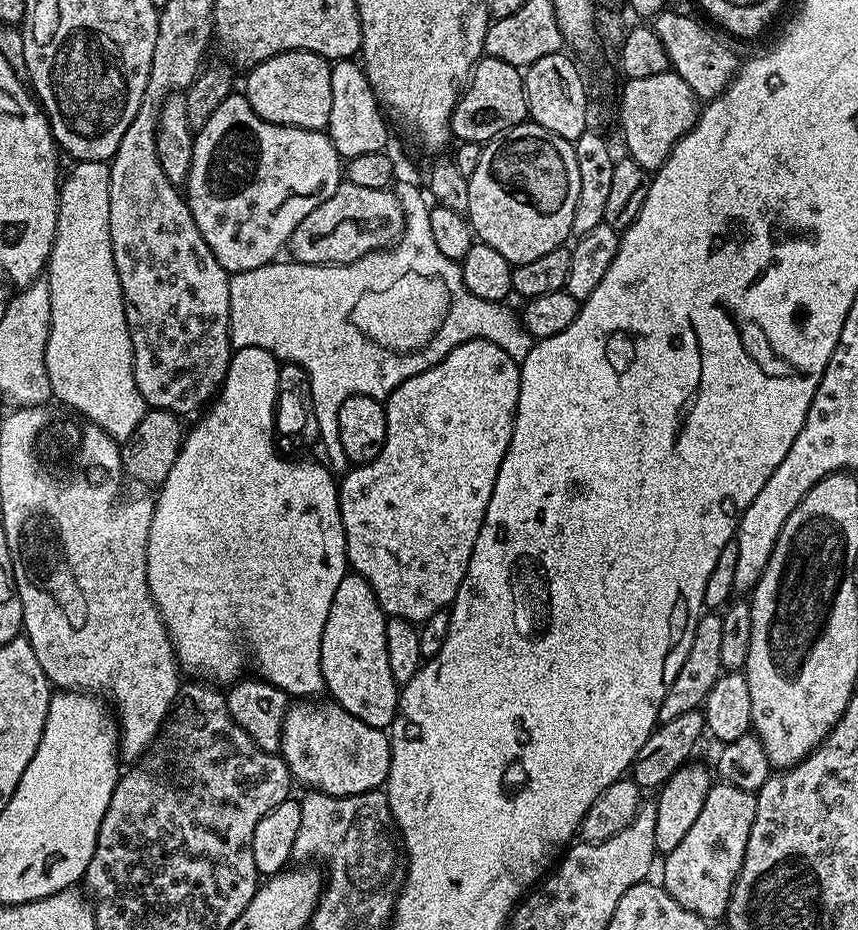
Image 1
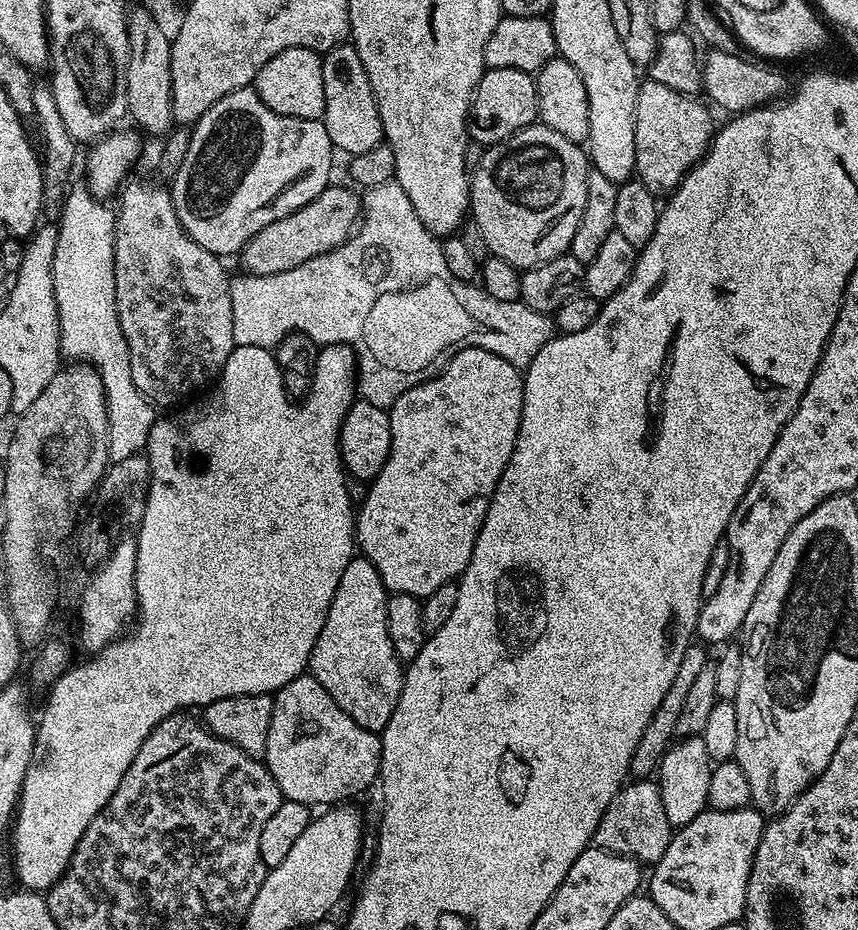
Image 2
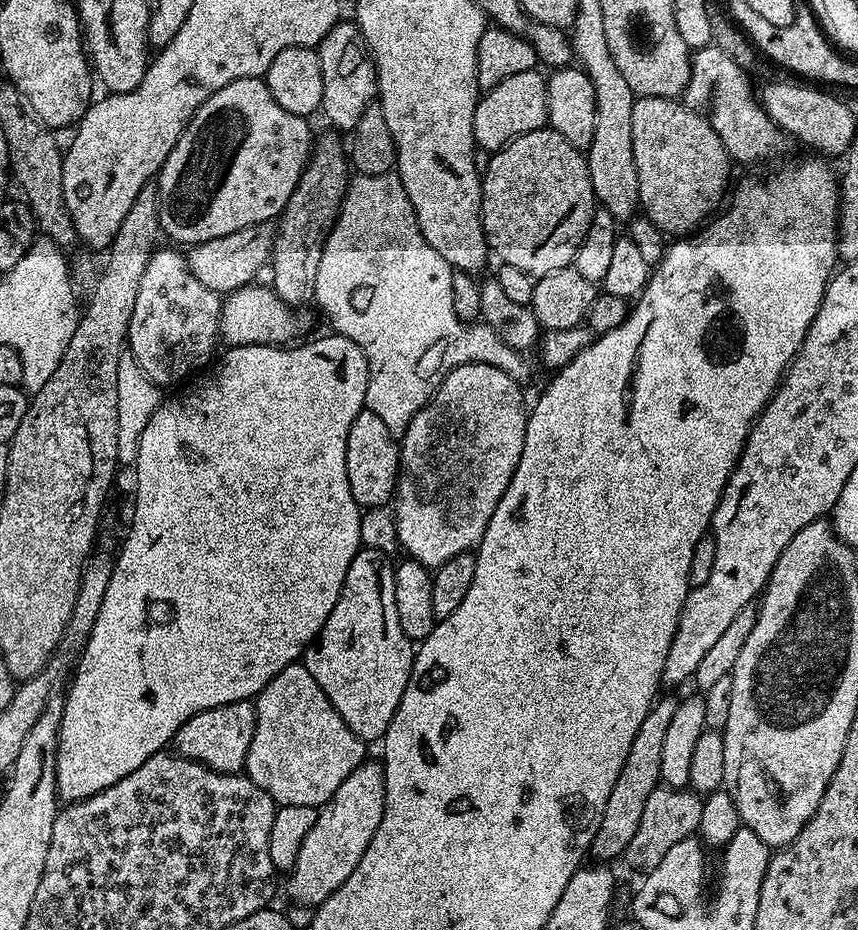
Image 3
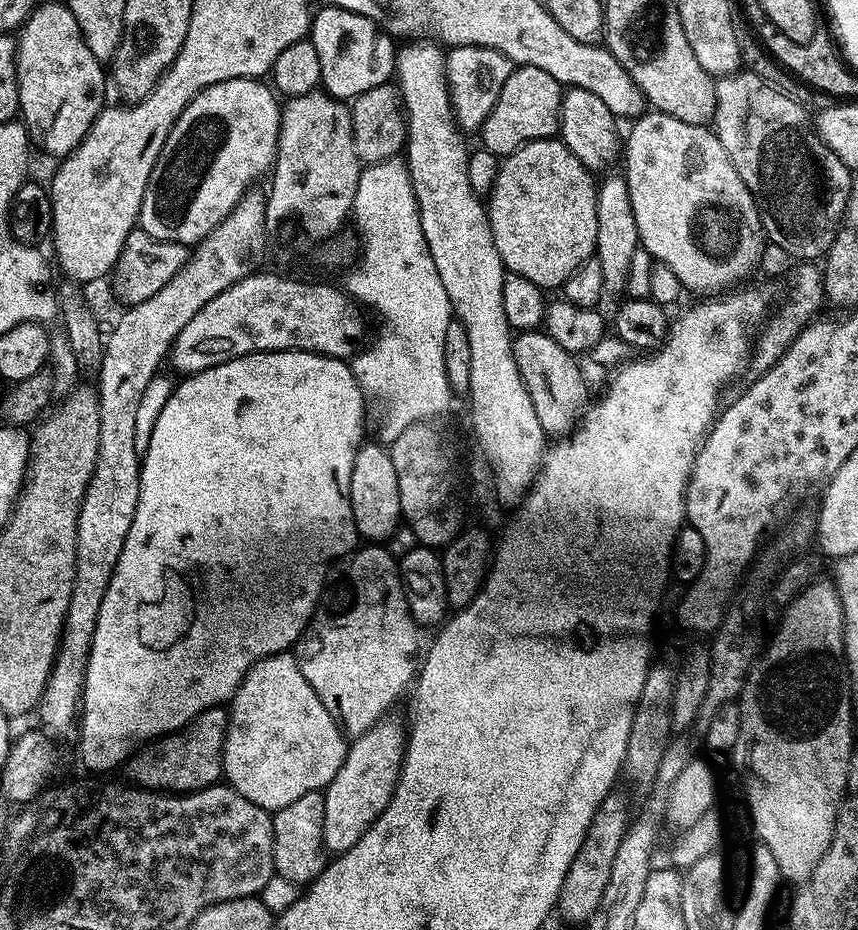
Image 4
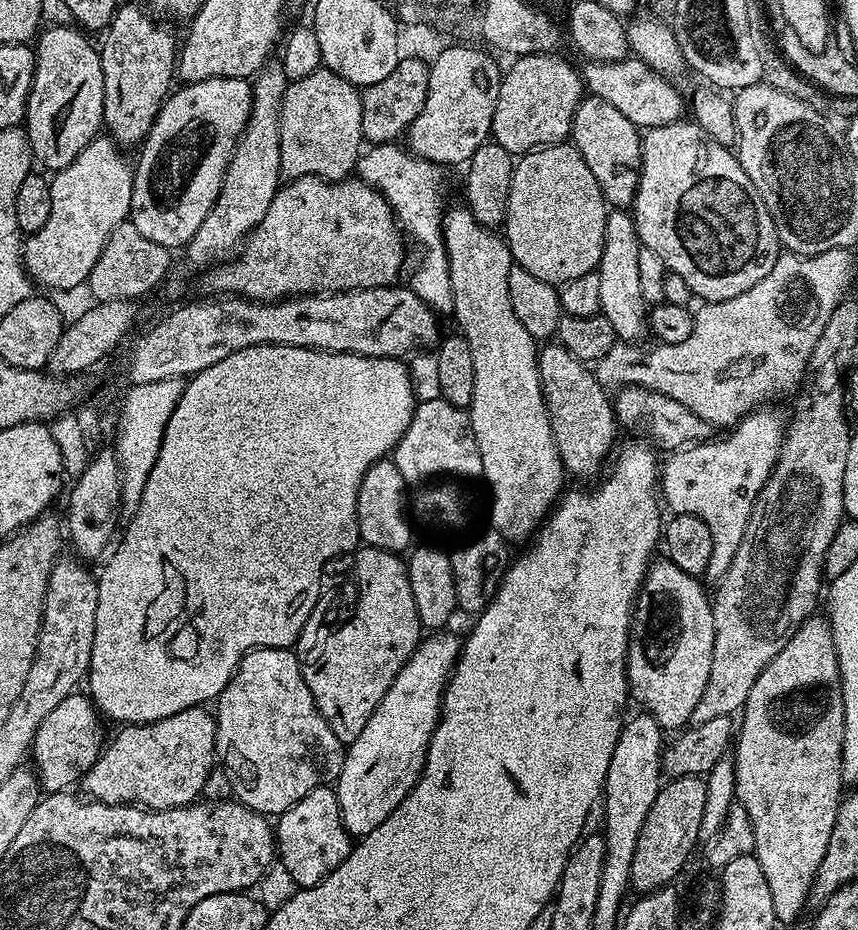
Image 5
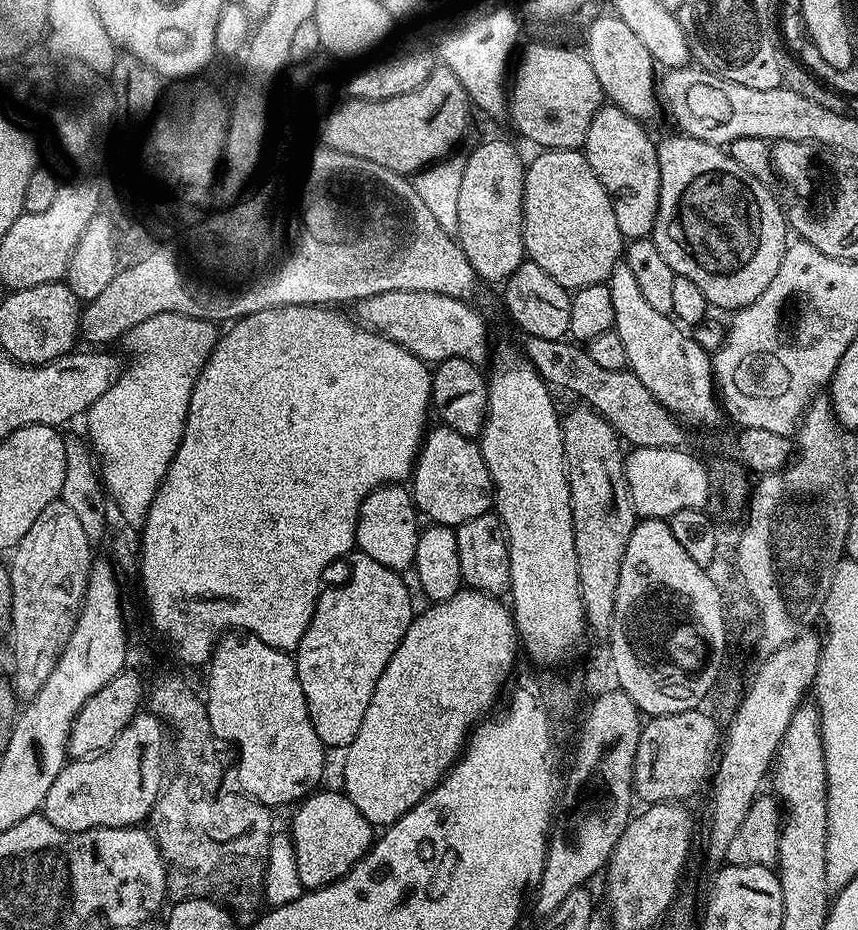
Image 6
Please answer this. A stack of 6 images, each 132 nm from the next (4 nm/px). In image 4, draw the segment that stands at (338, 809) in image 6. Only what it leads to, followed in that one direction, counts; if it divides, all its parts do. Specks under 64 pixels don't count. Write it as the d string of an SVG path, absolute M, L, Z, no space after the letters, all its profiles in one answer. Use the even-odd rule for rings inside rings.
M311 792L290 806L282 806L272 817L272 866L275 875L307 886L318 879L326 867L324 846L324 793Z

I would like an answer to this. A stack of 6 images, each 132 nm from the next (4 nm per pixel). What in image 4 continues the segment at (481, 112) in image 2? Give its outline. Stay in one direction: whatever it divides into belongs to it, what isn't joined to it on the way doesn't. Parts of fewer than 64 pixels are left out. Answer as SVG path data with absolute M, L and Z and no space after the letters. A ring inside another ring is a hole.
M538 66L513 67L510 78L506 78L506 86L502 86L502 94L498 94L498 102L494 102L494 110L484 119L484 125L478 130L482 148L490 154L503 158L509 156L515 148L529 144L532 140L547 140L555 137L560 130L560 97L562 86L546 70L538 70Z

